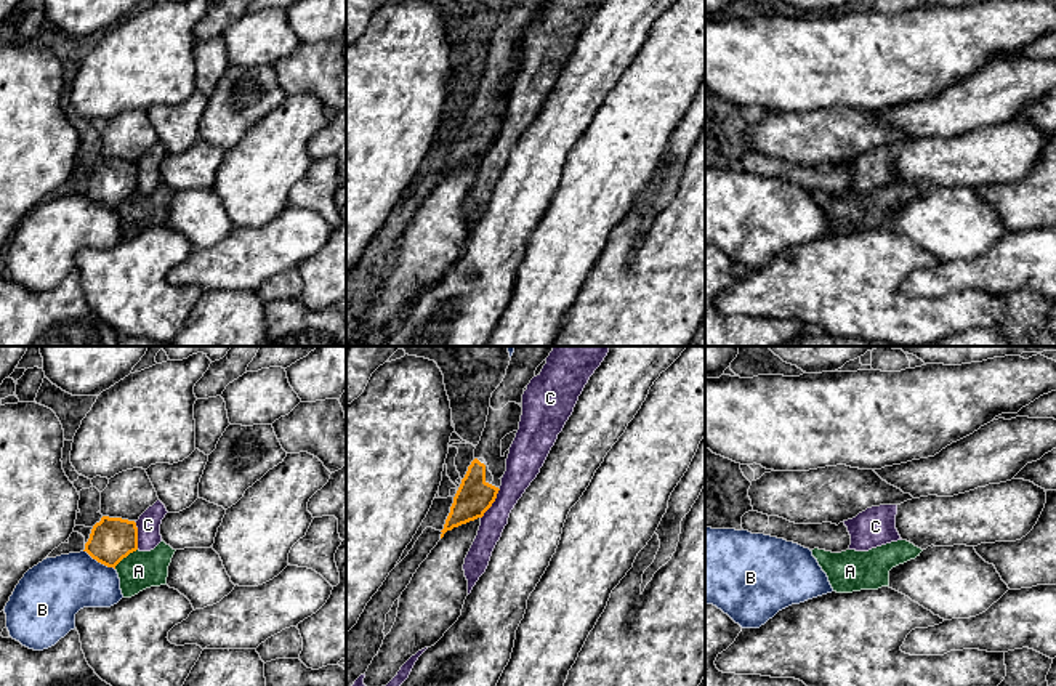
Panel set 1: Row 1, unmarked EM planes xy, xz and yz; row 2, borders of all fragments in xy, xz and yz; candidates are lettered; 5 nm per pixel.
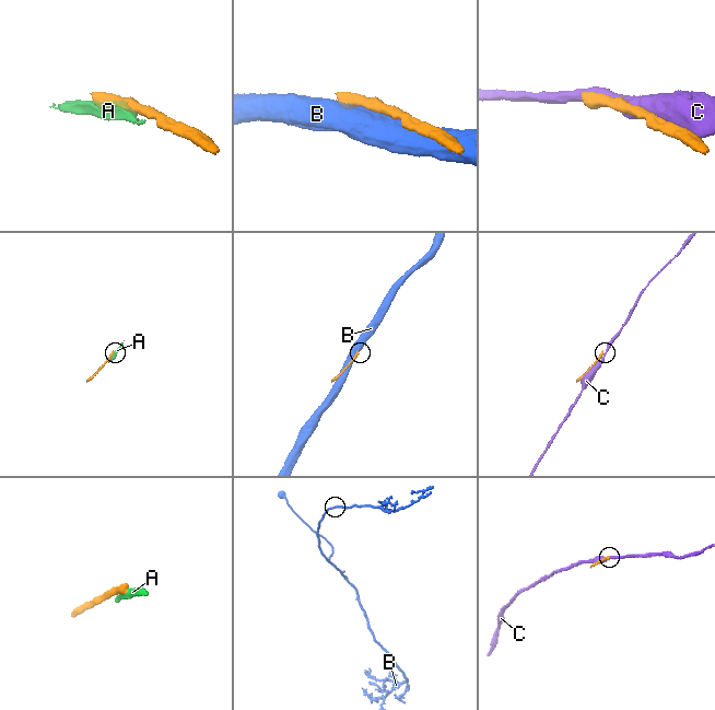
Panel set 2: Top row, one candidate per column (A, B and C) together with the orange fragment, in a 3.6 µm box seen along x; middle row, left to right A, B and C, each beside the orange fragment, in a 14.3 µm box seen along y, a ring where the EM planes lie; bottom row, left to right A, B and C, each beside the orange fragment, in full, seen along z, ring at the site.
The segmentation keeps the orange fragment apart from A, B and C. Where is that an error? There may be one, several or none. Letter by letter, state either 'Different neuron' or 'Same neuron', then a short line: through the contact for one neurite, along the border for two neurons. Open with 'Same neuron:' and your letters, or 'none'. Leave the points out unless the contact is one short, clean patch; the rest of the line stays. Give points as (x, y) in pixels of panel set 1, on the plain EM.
Same neuron: none
A: Different neuron. Line: xy (137, 189), (114, 209)
B: Different neuron
C: Different neuron

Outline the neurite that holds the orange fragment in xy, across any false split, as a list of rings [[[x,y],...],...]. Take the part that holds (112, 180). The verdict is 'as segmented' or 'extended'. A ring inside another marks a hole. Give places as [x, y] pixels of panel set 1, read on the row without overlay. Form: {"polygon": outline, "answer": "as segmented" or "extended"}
{"polygon": [[[103,157],[91,170],[85,191],[98,204],[114,208],[138,191],[138,168],[135,162]]], "answer": "as segmented"}

